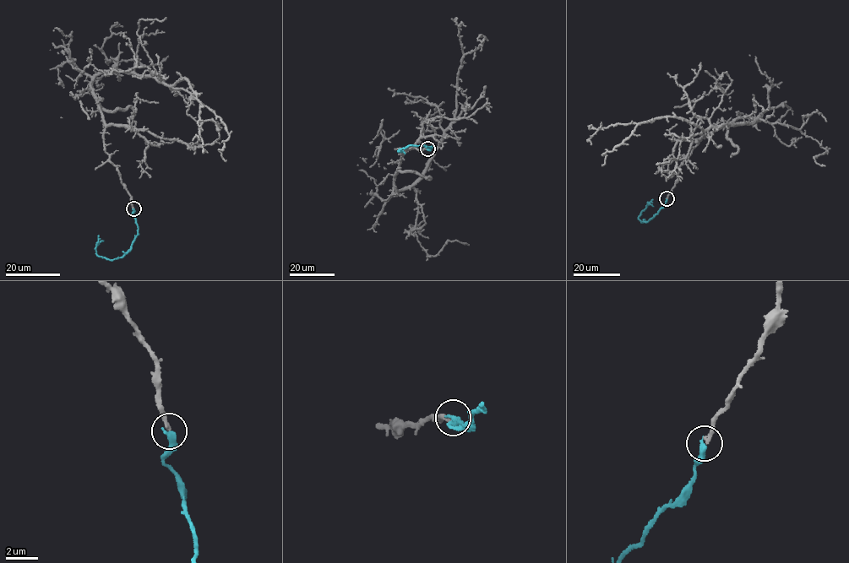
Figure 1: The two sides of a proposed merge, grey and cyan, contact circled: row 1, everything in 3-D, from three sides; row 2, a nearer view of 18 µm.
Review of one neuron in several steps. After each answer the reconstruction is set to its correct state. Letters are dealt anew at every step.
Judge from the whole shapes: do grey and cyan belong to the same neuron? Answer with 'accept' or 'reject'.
accept

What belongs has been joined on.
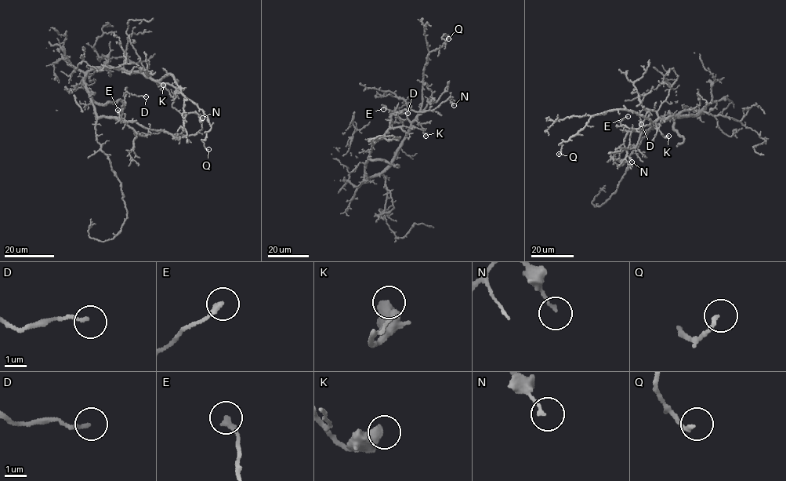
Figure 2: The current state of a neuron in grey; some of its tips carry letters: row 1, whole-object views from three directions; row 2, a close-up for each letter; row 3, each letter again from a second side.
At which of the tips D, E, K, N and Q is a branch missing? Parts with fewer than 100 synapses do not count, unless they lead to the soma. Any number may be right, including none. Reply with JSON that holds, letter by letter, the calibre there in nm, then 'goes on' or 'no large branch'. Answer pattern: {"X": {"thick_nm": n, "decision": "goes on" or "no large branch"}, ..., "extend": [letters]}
{"D": {"thick_nm": 150, "decision": "no large branch"}, "E": {"thick_nm": 240, "decision": "no large branch"}, "K": {"thick_nm": 550, "decision": "no large branch"}, "N": {"thick_nm": 150, "decision": "no large branch"}, "Q": {"thick_nm": 150, "decision": "no large branch"}, "extend": []}

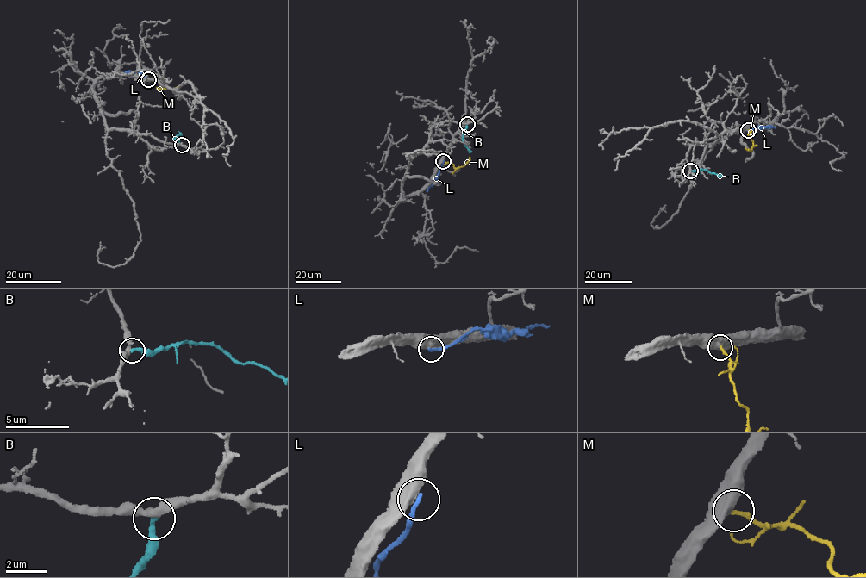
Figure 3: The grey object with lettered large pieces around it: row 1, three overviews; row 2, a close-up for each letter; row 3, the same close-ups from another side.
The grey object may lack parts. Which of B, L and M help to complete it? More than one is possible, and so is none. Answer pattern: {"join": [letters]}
{"join": ["M"]}

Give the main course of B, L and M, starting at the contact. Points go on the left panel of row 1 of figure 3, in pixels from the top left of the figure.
B: (181, 145), (173, 138), (180, 133), (178, 131)
L: (148, 79), (141, 71), (122, 72)
M: (148, 79), (154, 79), (166, 89), (180, 85)

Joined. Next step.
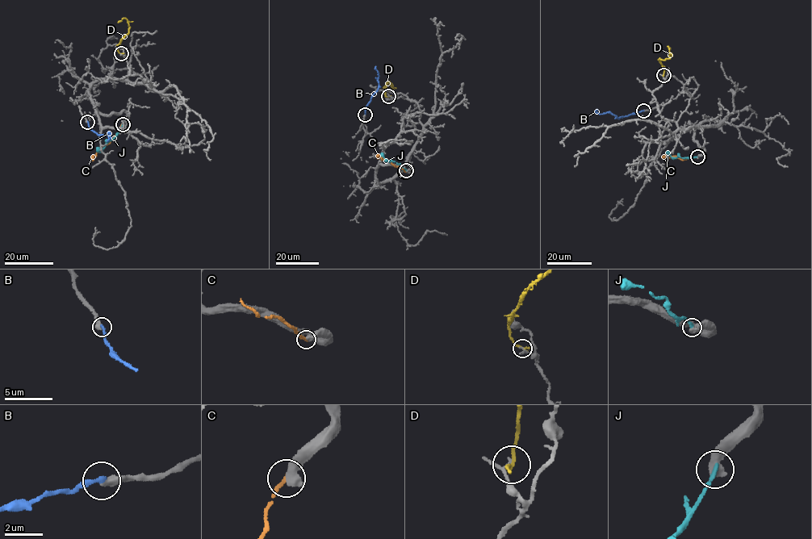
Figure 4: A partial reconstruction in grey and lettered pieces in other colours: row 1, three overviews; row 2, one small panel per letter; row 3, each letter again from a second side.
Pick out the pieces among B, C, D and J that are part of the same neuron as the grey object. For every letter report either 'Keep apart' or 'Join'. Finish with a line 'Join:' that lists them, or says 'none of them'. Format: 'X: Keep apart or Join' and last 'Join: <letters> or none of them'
B: Keep apart
C: Keep apart
D: Keep apart
J: Keep apart
Join: none of them

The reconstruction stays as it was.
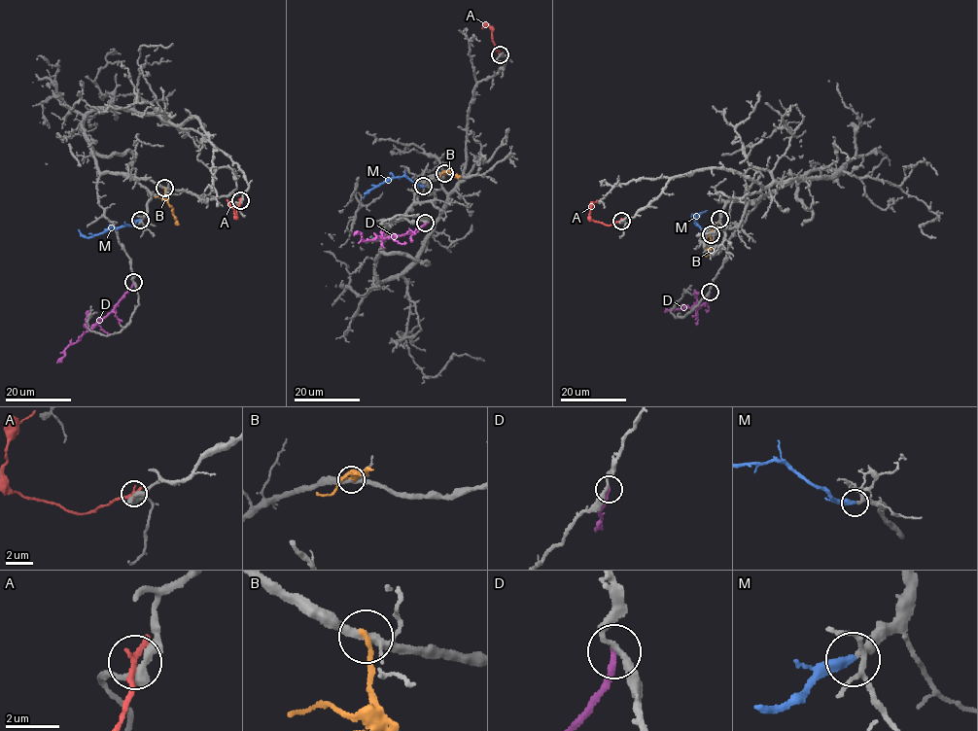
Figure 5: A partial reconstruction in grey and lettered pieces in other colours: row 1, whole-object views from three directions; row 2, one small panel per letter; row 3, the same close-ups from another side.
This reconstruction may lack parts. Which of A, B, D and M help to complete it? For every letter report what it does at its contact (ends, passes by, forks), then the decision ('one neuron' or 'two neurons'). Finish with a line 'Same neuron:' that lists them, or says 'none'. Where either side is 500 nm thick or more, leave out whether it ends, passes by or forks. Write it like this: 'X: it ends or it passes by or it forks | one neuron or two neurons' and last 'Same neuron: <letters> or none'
A: it ends | two neurons
B: it ends | two neurons
D: it ends | two neurons
M: it ends | one neuron
Same neuron: M

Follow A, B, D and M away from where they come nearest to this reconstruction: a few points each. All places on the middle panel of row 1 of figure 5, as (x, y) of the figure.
A: (500, 53), (495, 50), (489, 25), (481, 28)
B: (443, 173), (448, 171), (453, 176), (460, 176)
D: (426, 223), (413, 233), (396, 237), (366, 241), (360, 232), (354, 235)
M: (424, 187), (404, 176), (397, 177), (371, 189), (363, 198)

